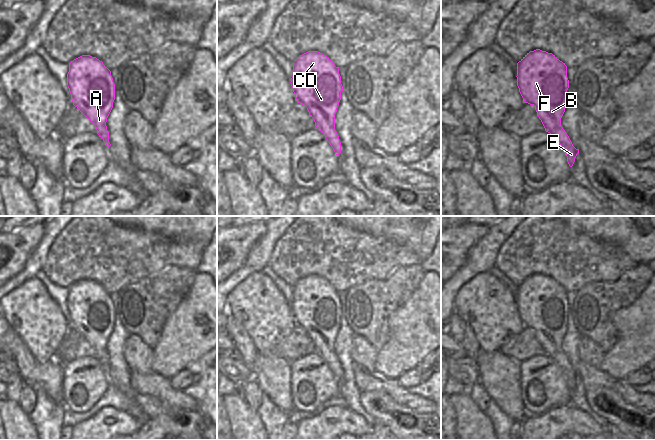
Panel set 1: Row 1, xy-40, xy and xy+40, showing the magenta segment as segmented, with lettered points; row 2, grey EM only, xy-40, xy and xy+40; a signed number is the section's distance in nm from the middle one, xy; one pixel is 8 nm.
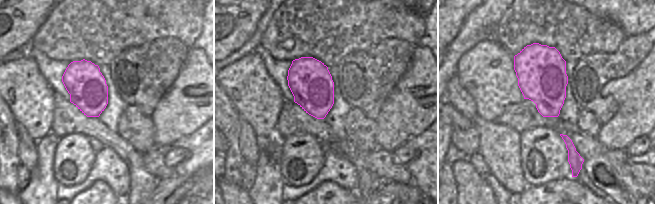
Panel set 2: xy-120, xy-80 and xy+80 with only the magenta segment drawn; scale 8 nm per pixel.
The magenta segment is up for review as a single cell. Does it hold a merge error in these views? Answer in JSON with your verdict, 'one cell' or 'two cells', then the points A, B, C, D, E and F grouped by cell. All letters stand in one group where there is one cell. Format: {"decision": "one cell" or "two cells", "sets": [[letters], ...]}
{"decision": "one cell", "sets": [["A", "B", "C", "D", "E", "F"]]}

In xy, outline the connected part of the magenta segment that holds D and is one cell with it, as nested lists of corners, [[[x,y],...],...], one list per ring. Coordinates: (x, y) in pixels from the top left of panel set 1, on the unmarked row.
[[[308,275],[293,286],[291,310],[297,327],[304,329],[336,379],[341,378],[341,366],[335,354],[335,338],[343,310],[339,291],[326,279]]]

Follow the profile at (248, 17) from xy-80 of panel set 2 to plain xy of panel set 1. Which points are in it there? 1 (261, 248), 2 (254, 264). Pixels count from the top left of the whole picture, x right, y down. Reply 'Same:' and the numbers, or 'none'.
Same: none

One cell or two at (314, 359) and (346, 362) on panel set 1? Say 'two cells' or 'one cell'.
two cells

